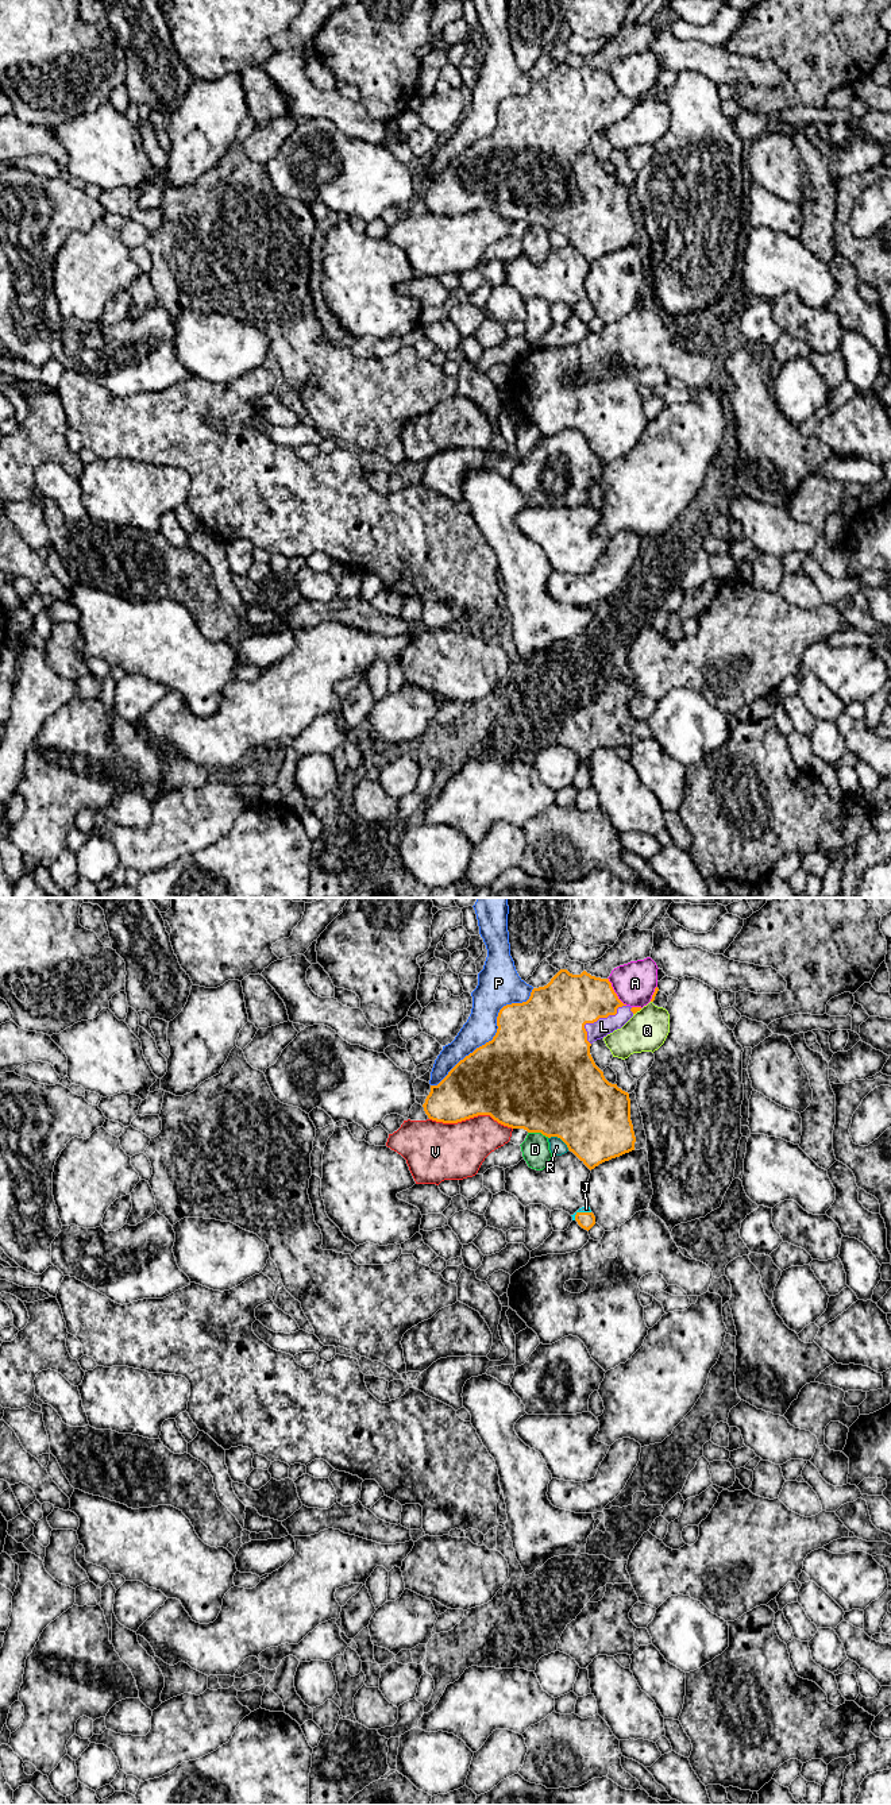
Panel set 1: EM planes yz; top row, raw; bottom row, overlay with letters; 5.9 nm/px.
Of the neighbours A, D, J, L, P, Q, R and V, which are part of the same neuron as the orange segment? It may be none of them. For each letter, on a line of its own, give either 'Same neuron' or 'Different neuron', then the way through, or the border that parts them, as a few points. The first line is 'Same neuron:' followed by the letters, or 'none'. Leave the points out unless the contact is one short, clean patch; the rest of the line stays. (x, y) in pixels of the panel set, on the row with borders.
Same neuron: J, L
A: Different neuron
D: Different neuron
J: Same neuron. Path across: yz (586, 1221), (581, 1213), (586, 1208)
L: Same neuron
P: Different neuron
Q: Different neuron
R: Different neuron
V: Different neuron

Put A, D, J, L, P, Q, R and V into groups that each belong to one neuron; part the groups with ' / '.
A / D / J L / P / Q / R / V

